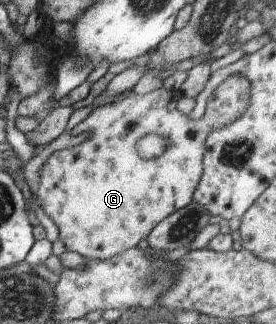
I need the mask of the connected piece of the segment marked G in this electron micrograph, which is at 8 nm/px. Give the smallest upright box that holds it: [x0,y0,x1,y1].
[34,73,251,261]

